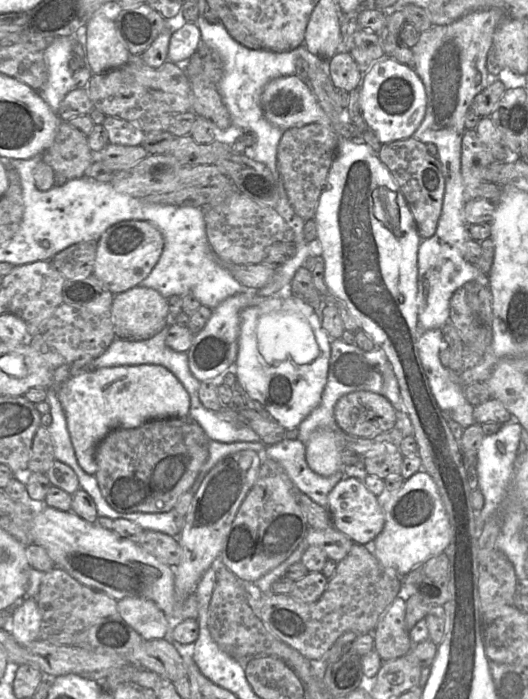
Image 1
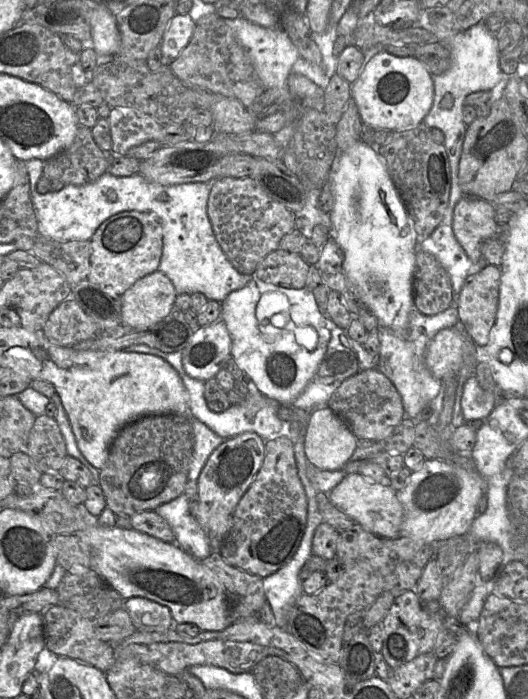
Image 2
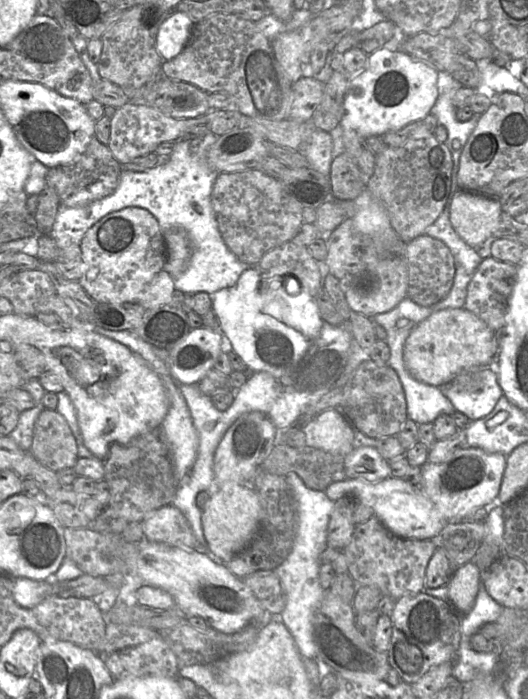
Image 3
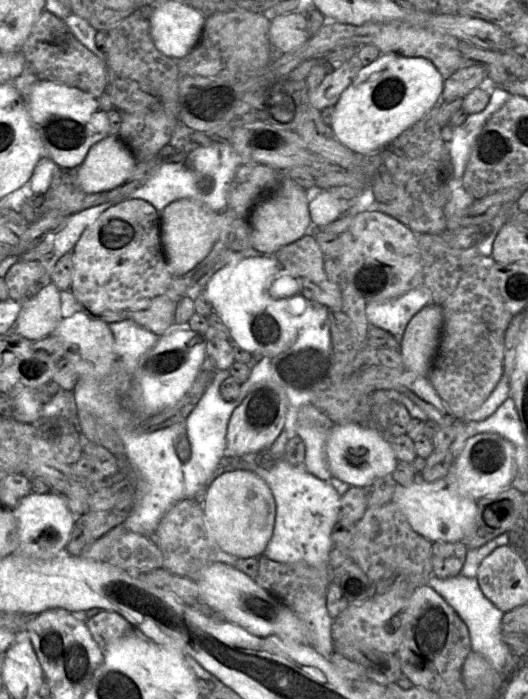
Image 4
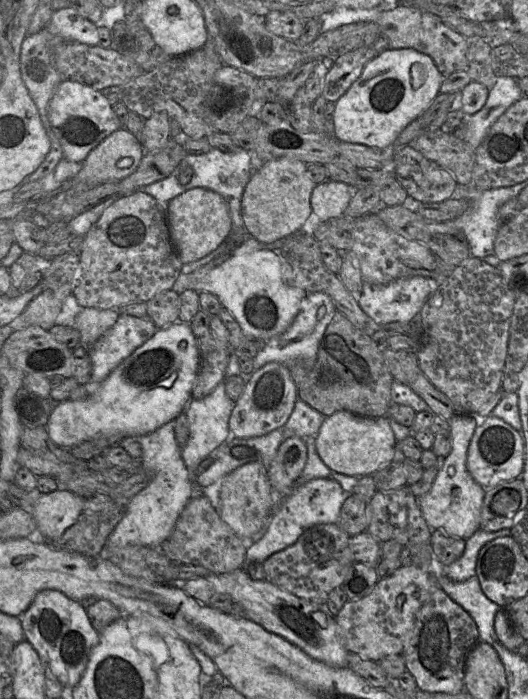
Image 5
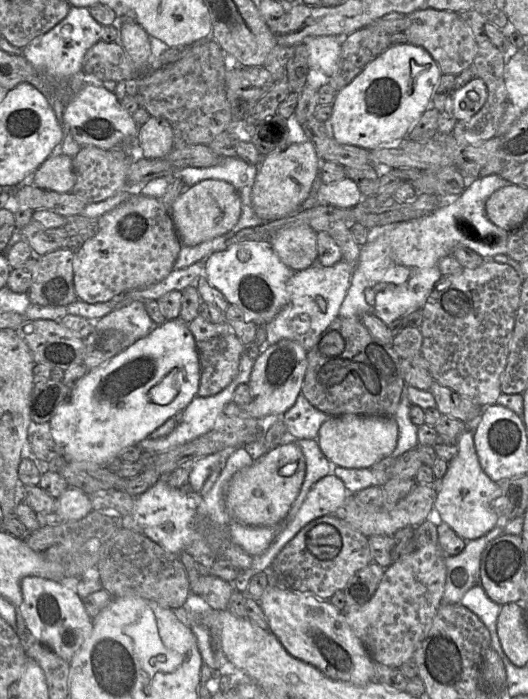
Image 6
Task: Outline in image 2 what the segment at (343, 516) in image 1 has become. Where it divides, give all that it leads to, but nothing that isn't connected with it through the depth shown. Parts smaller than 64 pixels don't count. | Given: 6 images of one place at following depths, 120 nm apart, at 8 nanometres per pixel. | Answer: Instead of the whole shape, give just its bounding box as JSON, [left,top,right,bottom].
[329,472,404,538]

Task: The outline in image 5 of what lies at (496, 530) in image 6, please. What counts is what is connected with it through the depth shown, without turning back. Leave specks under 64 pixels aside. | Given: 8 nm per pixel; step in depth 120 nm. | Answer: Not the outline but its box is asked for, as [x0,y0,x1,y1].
[442,529,510,582]

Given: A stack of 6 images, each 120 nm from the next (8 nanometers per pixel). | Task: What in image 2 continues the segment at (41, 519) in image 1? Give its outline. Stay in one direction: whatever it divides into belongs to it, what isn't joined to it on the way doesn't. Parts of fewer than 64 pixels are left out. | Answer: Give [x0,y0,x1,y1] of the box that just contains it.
[76,526,232,631]

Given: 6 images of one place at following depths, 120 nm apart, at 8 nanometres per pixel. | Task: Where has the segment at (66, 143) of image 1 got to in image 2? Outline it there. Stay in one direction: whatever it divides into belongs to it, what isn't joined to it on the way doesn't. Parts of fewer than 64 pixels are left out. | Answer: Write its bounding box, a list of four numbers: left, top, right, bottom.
[42,126,110,186]

